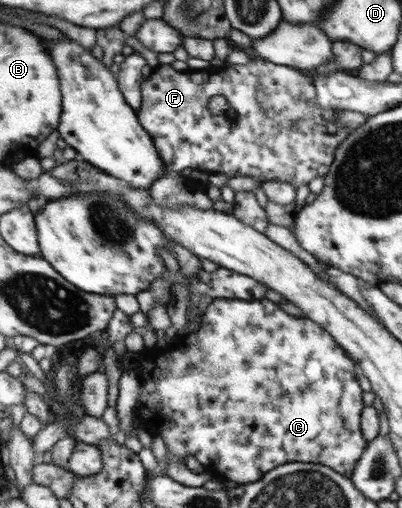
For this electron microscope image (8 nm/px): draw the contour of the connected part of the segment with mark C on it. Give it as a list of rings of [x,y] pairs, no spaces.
[[[217,298],[205,312],[202,330],[173,341],[165,349],[158,345],[143,349],[143,352],[138,353],[136,365],[132,370],[141,374],[143,379],[143,392],[139,398],[137,416],[147,420],[155,435],[164,438],[168,450],[179,455],[183,461],[189,454],[193,455],[216,479],[228,479],[240,485],[255,483],[263,480],[267,472],[295,460],[330,466],[340,471],[342,475],[350,476],[356,472],[357,462],[361,460],[361,456],[364,456],[365,449],[369,446],[363,430],[359,430],[359,416],[363,416],[361,414],[363,392],[359,388],[359,382],[355,380],[355,366],[351,362],[351,357],[345,356],[343,348],[332,336],[332,332],[327,331],[321,323],[305,316],[291,315],[285,312],[279,303],[269,298],[261,300]]]

